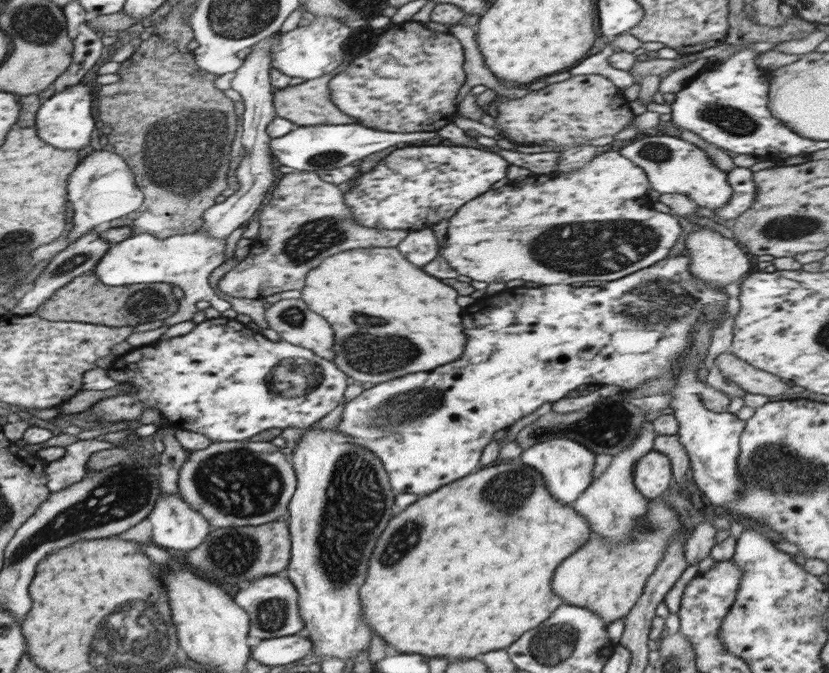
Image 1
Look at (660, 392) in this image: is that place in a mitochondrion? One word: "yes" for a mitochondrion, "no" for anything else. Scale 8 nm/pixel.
no

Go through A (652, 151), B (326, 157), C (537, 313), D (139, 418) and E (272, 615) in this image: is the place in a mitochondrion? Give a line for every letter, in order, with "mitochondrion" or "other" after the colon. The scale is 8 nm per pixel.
A: mitochondrion
B: mitochondrion
C: other
D: other
E: mitochondrion

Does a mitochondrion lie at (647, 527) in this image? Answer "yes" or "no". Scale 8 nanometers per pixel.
yes

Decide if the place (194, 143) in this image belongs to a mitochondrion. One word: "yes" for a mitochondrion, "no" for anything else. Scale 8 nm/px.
yes

